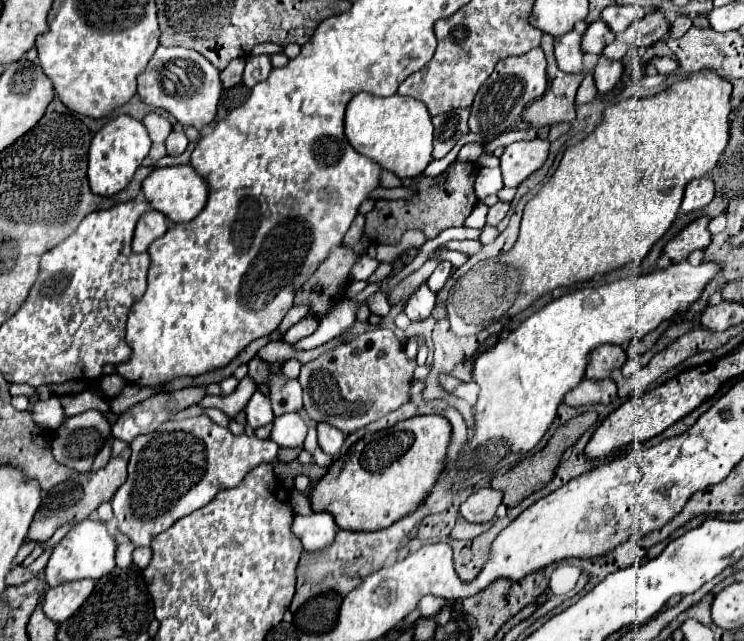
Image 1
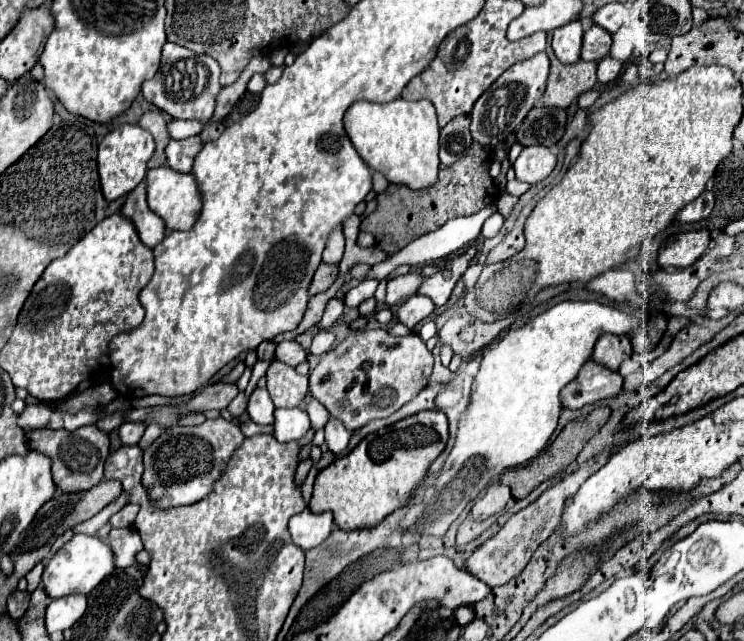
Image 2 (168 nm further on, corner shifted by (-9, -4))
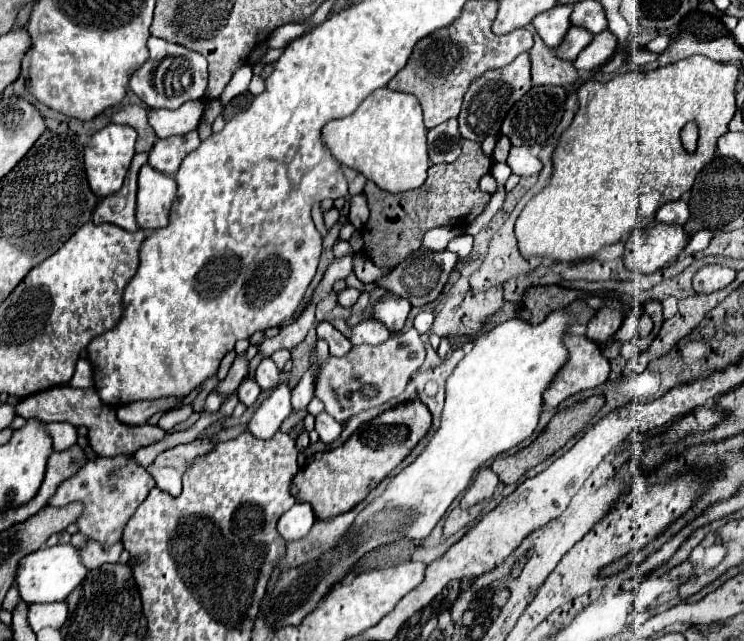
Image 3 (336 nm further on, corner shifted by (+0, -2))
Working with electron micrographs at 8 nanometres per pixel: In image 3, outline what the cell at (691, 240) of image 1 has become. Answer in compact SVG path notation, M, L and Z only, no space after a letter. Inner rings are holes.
M652 225L634 231L626 241L624 263L638 273L654 273L674 261L688 243L680 225Z

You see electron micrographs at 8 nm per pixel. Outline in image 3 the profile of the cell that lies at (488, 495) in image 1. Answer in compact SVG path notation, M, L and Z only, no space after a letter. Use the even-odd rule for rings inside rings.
M482 467L482 469L476 473L474 481L470 483L470 487L464 491L464 495L462 495L462 499L460 499L460 507L462 507L462 509L468 509L468 507L472 507L472 505L476 505L476 503L480 503L480 501L492 497L496 485L498 485L496 473L494 473L490 467Z

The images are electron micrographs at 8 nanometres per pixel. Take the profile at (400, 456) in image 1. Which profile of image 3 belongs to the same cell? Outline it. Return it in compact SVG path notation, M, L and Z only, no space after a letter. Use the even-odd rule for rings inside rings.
M420 401L400 403L398 407L380 413L372 421L360 425L344 445L308 457L306 465L294 475L292 495L300 503L310 503L318 519L332 519L340 513L350 511L396 465L400 465L400 461L426 435L430 423L430 411Z

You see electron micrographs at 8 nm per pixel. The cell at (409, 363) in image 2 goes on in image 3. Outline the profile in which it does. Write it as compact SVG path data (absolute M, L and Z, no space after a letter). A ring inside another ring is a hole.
M416 329L392 333L388 341L380 345L358 345L344 357L328 357L320 371L316 397L326 405L326 413L330 413L336 421L346 423L352 415L398 397L422 363L424 343L420 341L420 333Z

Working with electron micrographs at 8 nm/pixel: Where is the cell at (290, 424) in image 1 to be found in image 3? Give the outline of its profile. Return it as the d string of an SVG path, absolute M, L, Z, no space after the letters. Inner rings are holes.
M280 383L274 387L268 397L258 405L252 419L248 421L248 431L258 439L270 439L282 425L282 421L292 413L290 405L292 389L288 383Z

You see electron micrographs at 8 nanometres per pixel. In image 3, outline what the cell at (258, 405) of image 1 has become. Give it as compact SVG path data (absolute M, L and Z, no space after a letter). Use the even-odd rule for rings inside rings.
M244 379L236 393L238 393L240 403L244 403L246 407L252 407L260 395L260 385L254 379Z

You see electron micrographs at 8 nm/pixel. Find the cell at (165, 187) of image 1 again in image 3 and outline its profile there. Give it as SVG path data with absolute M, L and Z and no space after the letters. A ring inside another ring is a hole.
M142 165L138 175L136 197L136 221L144 231L162 229L168 225L168 209L176 199L176 183L172 177L164 177L150 165Z

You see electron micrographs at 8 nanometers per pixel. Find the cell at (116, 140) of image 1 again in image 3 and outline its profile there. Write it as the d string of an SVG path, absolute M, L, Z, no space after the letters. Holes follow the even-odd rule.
M110 123L92 135L90 143L84 149L84 163L86 163L88 183L96 197L112 195L122 187L122 181L126 177L126 171L128 171L132 155L134 155L134 143L136 143L136 131L128 125Z

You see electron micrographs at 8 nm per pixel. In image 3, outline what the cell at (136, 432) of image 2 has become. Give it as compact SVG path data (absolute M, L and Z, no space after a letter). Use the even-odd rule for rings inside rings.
M162 397L162 399L152 399L152 401L134 401L128 405L122 405L116 409L116 415L122 423L128 425L144 425L150 415L158 411L168 411L174 409L184 397Z

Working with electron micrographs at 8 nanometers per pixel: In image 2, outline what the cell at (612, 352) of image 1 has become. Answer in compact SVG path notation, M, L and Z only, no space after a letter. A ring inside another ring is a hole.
M601 335L601 339L595 345L591 359L597 361L599 365L605 365L611 371L617 371L623 361L631 359L631 355L633 355L633 347L631 347L629 337Z

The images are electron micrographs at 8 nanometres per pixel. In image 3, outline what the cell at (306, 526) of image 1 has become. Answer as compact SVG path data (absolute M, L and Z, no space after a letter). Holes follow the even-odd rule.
M296 503L292 509L288 509L286 513L280 515L280 519L278 519L278 533L286 541L302 539L310 531L314 521L316 521L316 517L314 517L312 507L308 503Z

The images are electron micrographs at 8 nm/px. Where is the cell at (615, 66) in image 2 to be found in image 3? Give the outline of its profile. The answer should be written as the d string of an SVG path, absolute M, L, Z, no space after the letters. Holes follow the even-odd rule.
M604 29L604 33L594 35L592 43L580 51L576 61L572 63L576 69L586 69L586 71L596 71L600 69L616 51L616 37L610 29Z

